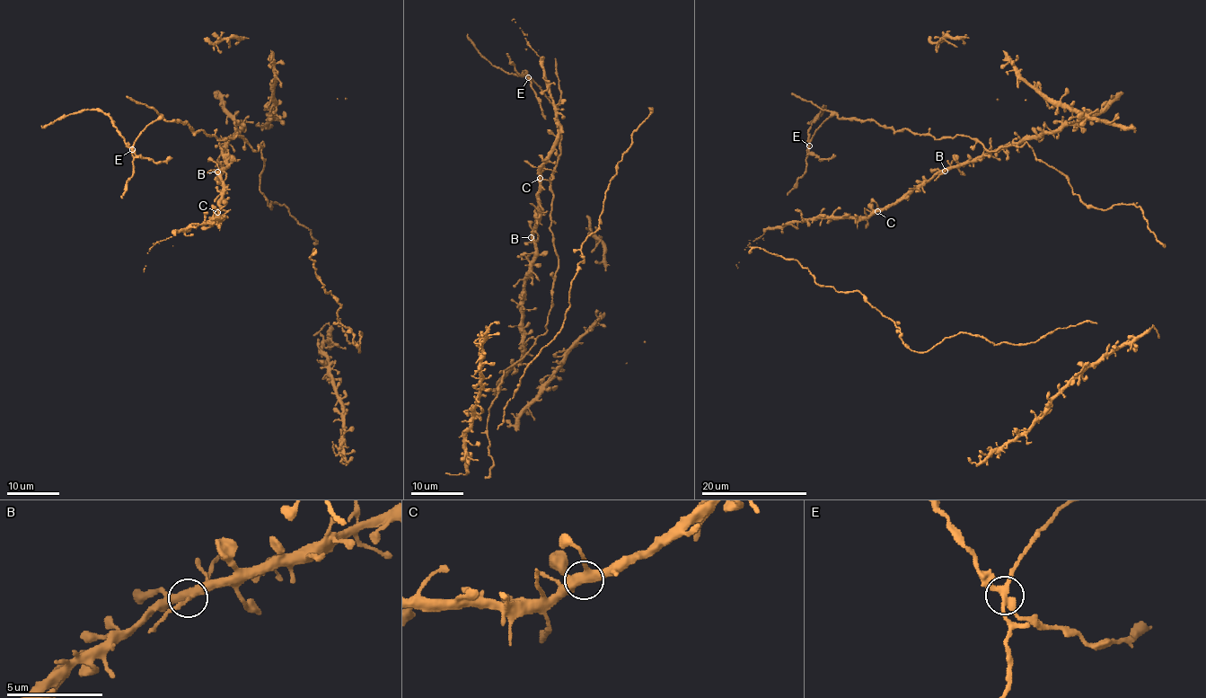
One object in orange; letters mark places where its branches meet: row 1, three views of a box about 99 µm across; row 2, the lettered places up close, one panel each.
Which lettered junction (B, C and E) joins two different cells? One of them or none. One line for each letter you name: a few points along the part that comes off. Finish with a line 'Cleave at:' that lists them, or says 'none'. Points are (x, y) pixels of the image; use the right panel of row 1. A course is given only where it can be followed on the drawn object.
E: Course of the part to remove: (809, 146), (809, 133), (814, 117), (821, 108), (826, 106), (817, 118), (806, 123)
Cleave at: E

